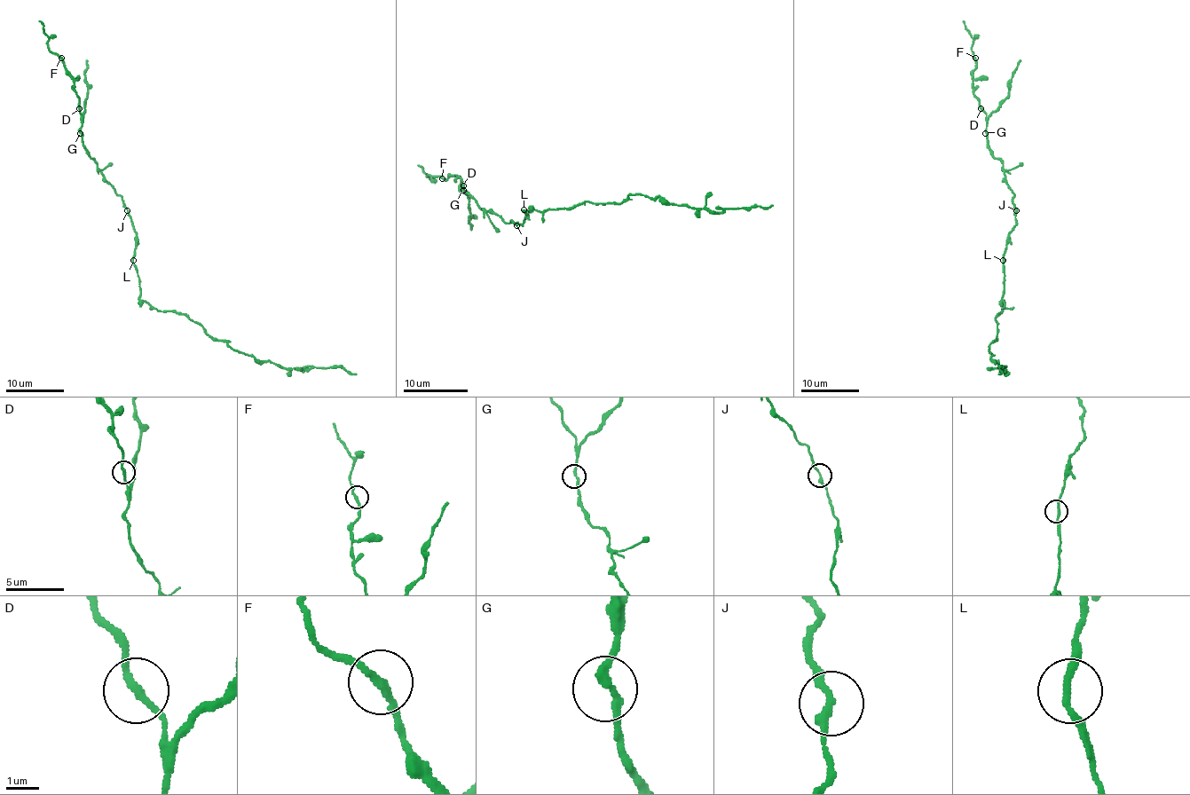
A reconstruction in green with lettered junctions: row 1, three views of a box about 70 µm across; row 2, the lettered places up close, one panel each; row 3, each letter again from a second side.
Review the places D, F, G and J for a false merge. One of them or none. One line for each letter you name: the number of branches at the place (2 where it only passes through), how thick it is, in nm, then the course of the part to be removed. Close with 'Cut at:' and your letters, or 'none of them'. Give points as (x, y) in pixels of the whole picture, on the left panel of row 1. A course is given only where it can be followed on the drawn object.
Cut at: none of them

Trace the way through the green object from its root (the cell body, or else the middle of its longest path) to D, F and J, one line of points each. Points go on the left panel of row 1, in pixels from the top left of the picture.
D: (133, 260), (137, 232), (123, 200), (105, 179), (82, 143), (80, 108)
F: (133, 260), (137, 232), (123, 200), (105, 179), (82, 143), (74, 78), (61, 58)
J: (133, 260), (137, 232), (128, 211)

